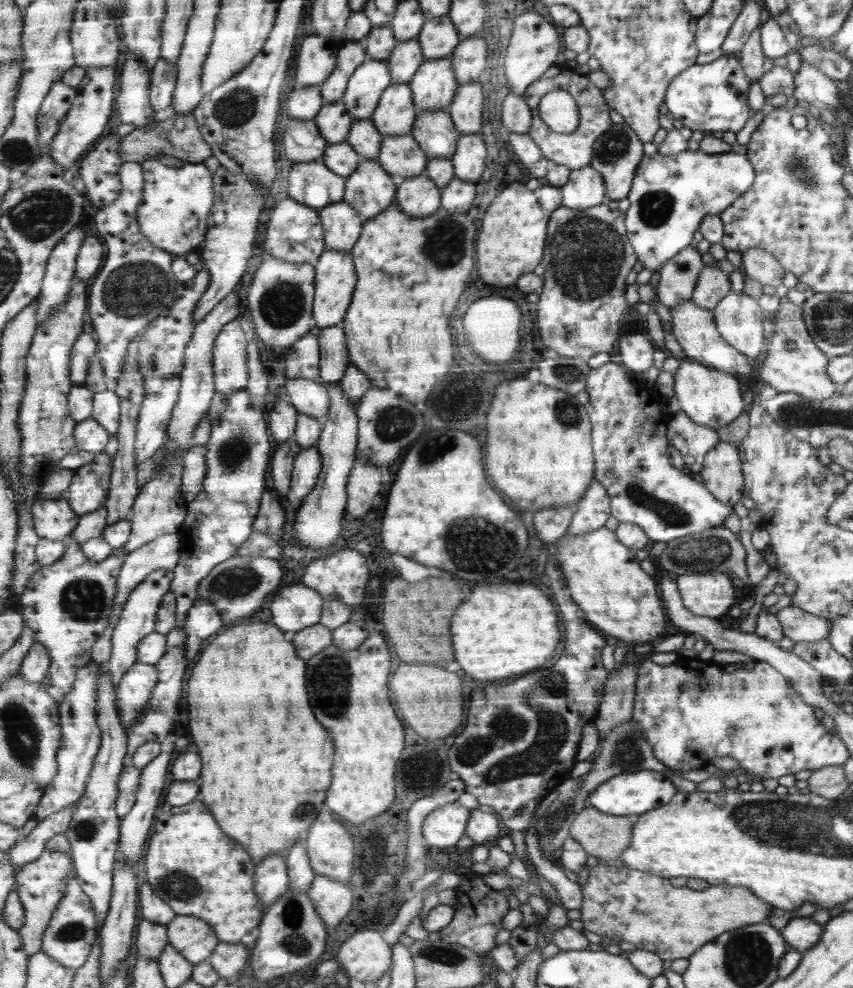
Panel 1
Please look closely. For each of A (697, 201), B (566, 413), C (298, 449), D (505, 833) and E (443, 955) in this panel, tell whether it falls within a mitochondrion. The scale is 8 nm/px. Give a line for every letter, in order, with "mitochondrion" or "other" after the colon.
A: mitochondrion
B: mitochondrion
C: other
D: other
E: mitochondrion

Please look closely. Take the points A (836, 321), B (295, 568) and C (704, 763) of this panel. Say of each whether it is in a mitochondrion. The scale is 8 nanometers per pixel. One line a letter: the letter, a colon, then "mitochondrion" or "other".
A: mitochondrion
B: other
C: other

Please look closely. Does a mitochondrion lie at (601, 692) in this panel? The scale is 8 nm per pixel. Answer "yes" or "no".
no

